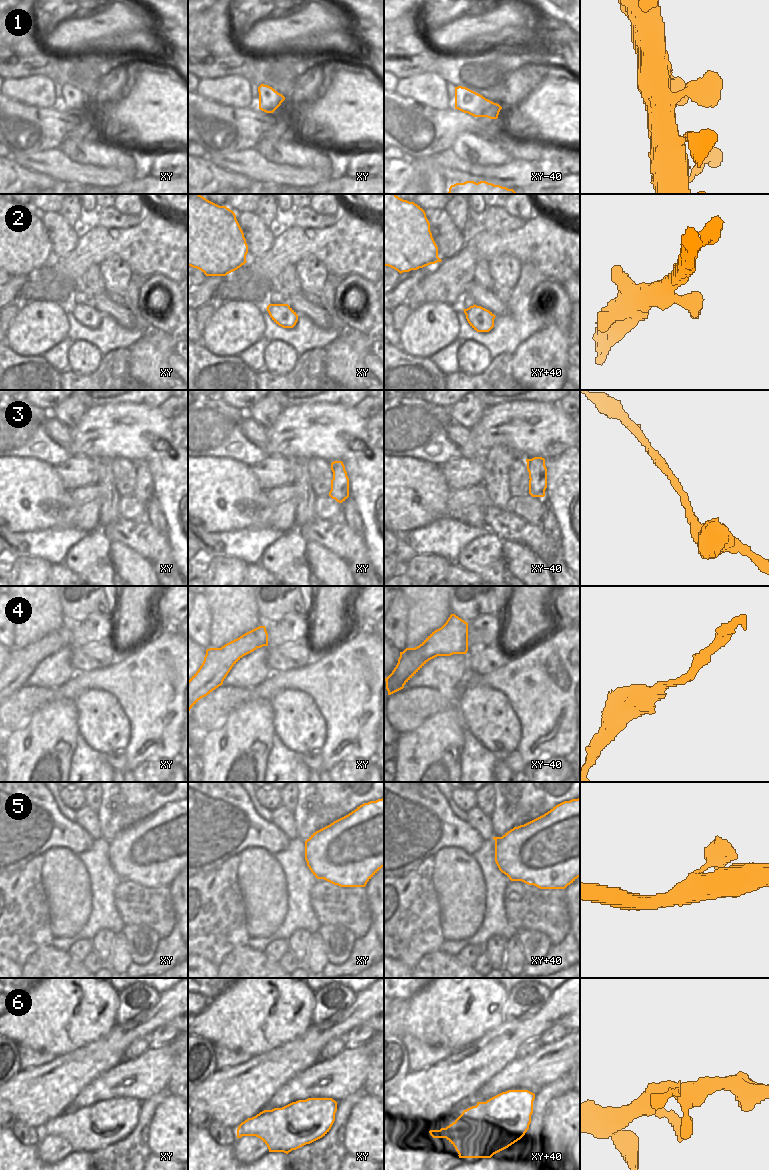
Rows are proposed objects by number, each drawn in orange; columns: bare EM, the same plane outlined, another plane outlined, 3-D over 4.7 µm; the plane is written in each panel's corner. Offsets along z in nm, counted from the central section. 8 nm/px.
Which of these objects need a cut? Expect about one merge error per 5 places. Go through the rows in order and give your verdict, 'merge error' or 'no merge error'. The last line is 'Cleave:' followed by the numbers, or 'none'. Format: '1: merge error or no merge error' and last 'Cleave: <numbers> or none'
1: no merge error
2: no merge error
3: no merge error
4: no merge error
5: no merge error
6: no merge error
Cleave: none

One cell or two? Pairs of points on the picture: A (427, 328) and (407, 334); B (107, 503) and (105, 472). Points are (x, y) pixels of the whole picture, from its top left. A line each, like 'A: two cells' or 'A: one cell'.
A: one cell
B: one cell

